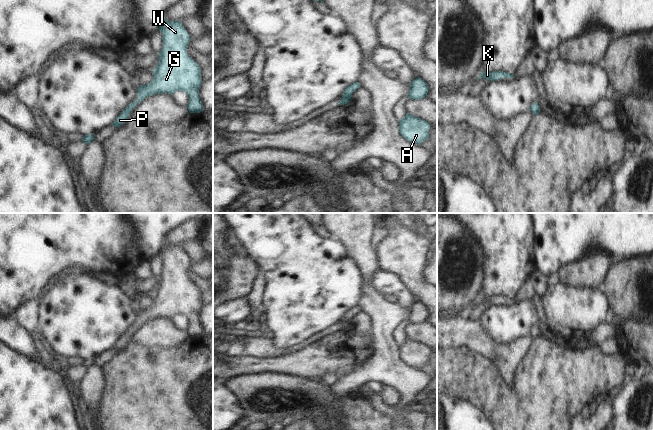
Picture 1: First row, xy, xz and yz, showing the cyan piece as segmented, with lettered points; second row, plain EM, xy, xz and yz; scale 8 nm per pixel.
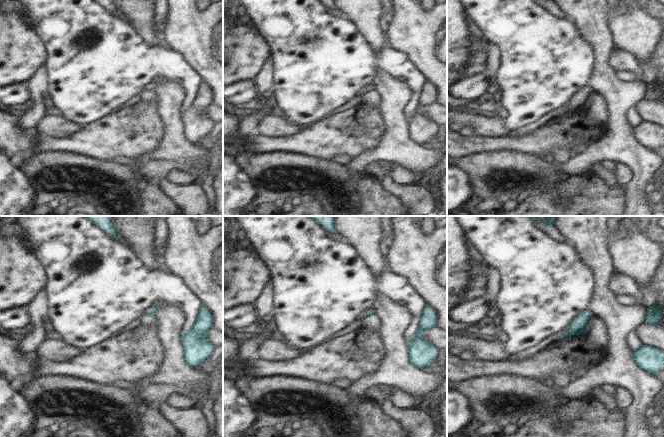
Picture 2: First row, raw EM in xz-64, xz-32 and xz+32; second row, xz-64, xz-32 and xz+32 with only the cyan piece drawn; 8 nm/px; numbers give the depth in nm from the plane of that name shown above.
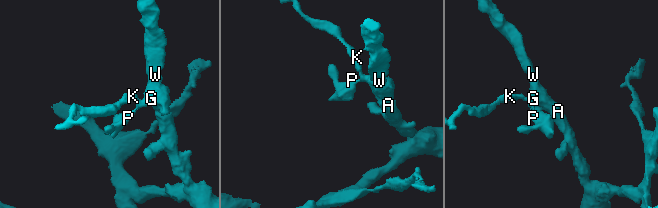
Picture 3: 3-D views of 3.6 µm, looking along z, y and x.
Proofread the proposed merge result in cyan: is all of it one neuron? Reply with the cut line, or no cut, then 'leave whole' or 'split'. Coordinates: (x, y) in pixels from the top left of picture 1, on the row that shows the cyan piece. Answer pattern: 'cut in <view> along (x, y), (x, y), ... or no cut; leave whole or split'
no cut; leave whole

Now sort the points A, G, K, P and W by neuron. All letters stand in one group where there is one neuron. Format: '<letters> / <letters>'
A G K P W

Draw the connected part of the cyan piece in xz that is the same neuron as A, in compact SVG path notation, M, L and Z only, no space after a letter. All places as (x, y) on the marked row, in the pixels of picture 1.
M406 113L406 116L399 120L399 132L412 144L420 145L429 138L430 124L414 115Z

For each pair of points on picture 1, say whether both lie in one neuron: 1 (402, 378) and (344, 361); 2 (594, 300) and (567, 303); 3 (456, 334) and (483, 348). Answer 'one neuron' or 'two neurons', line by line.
1: two neurons
2: one neuron
3: one neuron

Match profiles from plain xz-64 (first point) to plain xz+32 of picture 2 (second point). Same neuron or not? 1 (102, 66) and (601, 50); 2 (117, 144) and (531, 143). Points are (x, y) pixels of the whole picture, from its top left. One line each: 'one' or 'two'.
1: two
2: one

